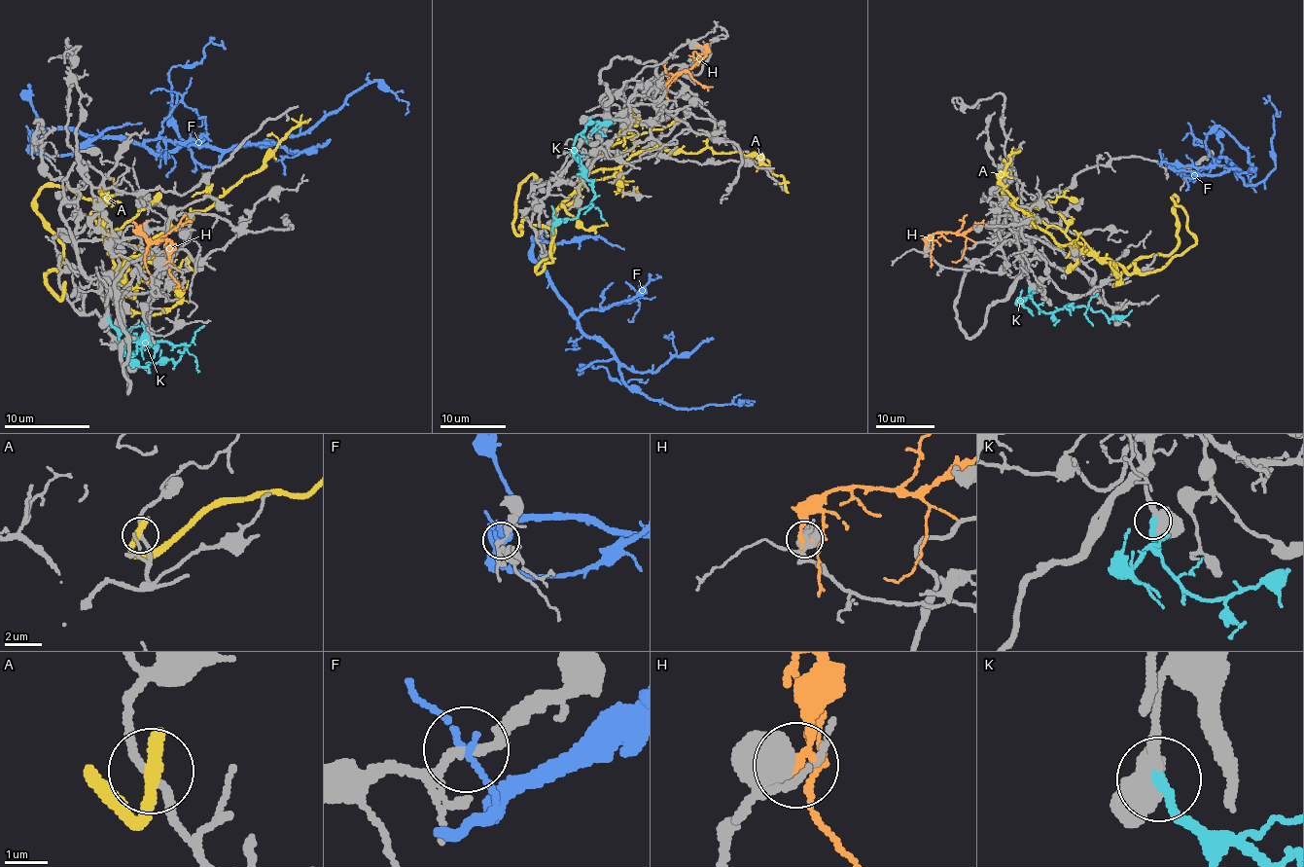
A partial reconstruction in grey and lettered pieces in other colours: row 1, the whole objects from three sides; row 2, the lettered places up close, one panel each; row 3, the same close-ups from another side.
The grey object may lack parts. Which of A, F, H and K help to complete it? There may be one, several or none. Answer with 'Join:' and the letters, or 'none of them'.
Join: K

